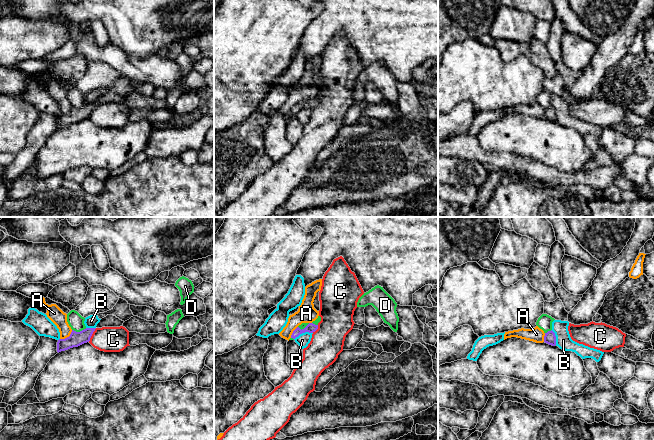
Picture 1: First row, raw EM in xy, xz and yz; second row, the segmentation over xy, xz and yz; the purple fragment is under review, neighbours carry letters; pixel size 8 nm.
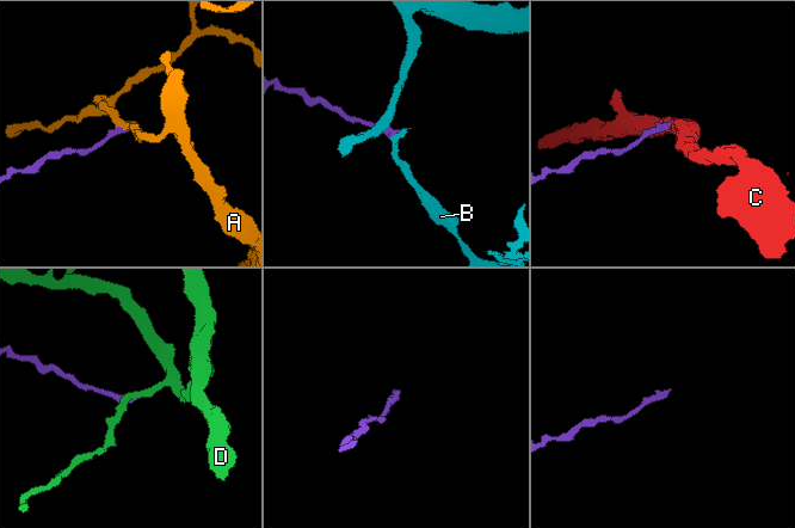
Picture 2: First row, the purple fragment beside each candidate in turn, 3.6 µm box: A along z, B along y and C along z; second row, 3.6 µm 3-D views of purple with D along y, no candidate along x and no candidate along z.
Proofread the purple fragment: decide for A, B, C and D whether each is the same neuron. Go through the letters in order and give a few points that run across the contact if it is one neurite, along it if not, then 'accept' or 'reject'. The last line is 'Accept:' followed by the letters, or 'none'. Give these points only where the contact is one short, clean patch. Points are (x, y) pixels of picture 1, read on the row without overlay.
A: line xy (72, 106), (68, 112), (60, 115); reject
B: line xz (312, 108), (302, 108), (294, 115); reject
C: line xy (96, 104), (88, 117); reject
D: line xy (86, 104), (80, 107), (72, 106); reject
Accept: none

